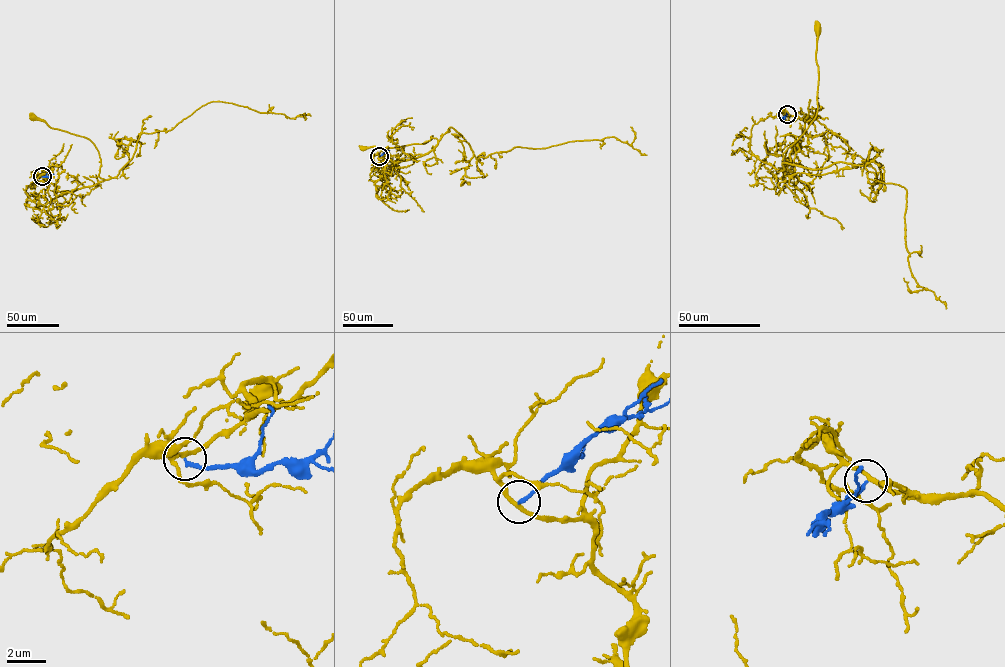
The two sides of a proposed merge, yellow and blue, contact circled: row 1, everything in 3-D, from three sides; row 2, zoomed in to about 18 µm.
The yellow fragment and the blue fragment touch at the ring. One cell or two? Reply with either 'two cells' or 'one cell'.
two cells

